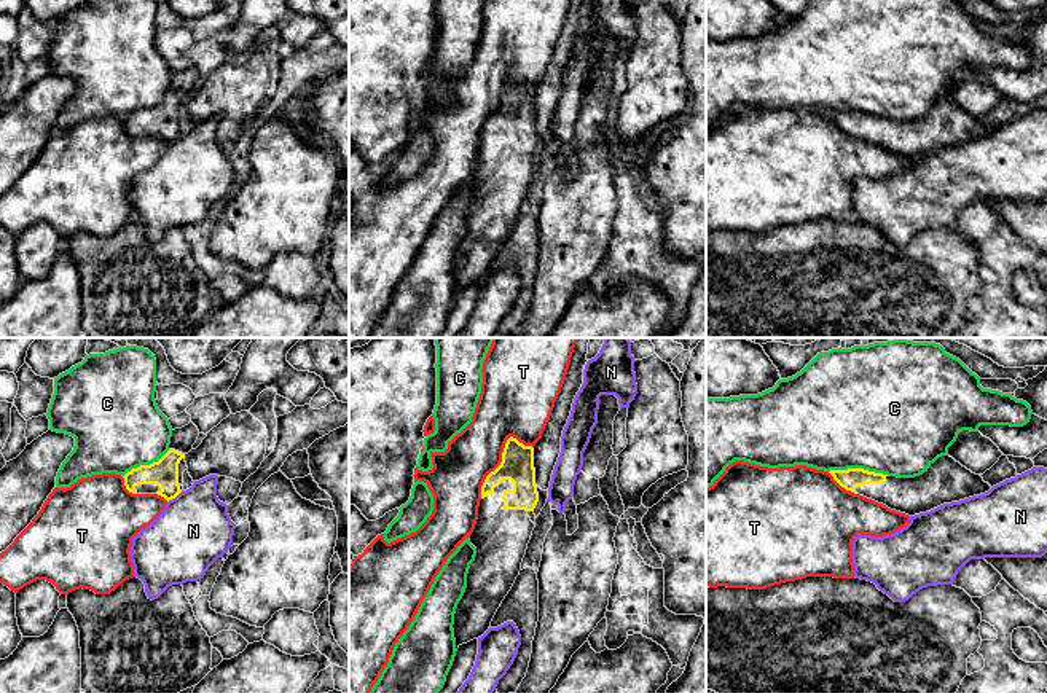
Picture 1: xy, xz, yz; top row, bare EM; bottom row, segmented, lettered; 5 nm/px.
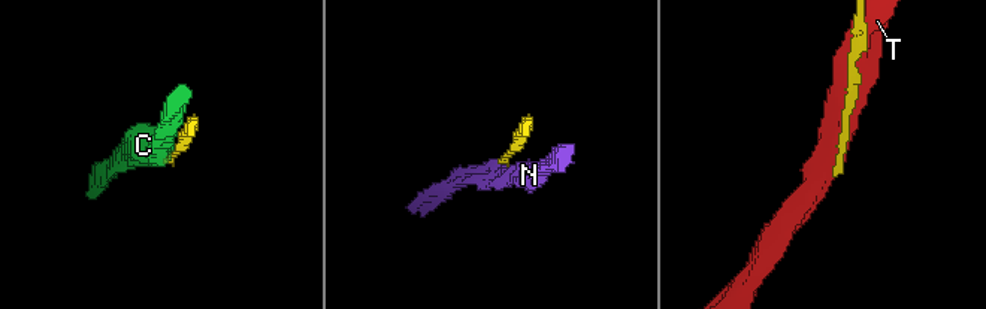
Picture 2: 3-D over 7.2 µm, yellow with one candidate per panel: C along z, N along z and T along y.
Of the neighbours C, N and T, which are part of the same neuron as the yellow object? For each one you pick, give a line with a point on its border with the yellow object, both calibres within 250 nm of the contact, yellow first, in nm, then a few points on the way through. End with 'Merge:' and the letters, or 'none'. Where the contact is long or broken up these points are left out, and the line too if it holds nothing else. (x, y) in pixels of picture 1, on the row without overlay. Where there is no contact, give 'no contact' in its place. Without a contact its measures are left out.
Merge: none

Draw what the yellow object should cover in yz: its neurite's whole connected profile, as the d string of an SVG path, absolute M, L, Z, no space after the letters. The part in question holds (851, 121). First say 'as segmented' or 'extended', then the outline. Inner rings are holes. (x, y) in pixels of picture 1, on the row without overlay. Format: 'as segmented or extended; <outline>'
extended; M950 99L939 100L923 118L915 121L888 119L864 112L830 113L829 116L846 134L908 159L991 132L980 118L972 116Z

